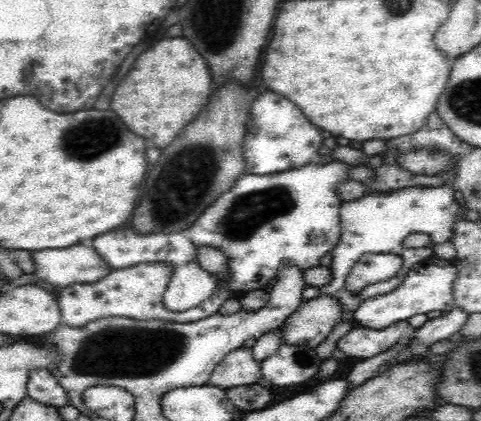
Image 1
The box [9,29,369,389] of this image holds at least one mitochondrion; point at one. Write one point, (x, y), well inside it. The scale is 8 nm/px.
(116, 352)

